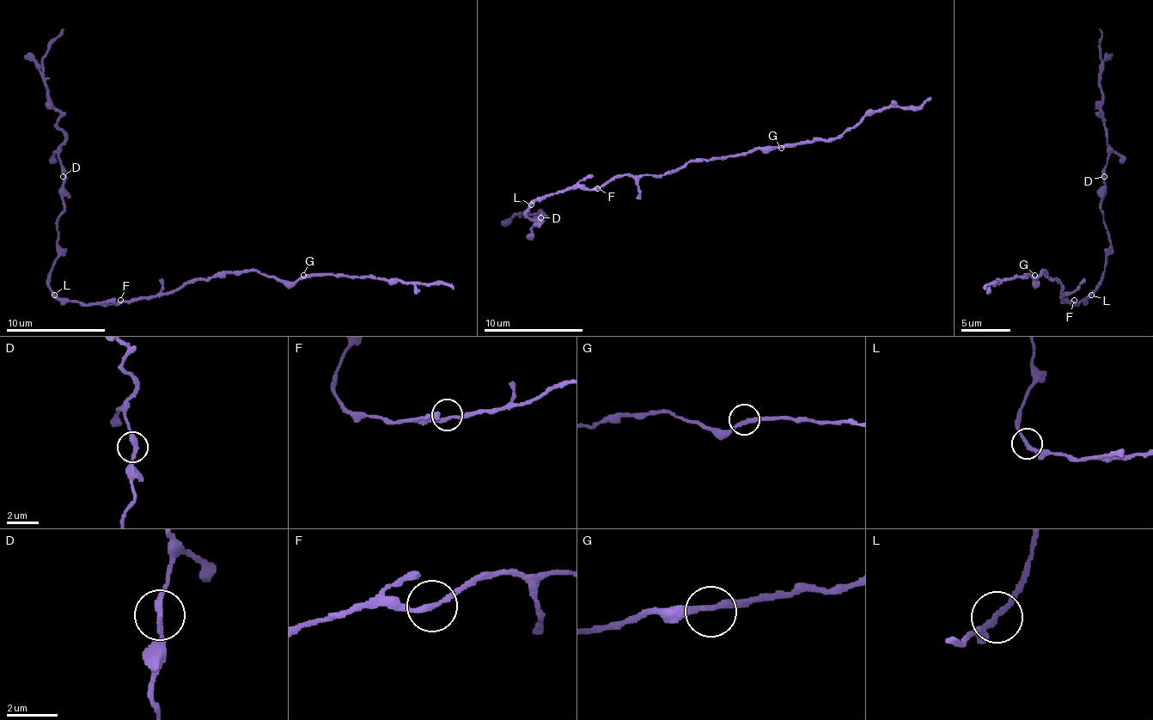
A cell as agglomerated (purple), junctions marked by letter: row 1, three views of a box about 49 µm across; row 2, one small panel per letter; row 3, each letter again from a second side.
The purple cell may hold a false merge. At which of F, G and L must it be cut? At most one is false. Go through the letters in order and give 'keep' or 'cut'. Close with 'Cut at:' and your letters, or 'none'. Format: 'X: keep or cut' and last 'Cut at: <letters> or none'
F: keep
G: keep
L: cut
Cut at: L

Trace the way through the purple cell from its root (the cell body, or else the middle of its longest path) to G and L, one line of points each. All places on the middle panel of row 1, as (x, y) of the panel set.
G: (600, 188), (622, 175), (664, 175), (684, 168), (692, 161), (741, 155), (759, 148), (781, 148)
L: (600, 188), (590, 190), (568, 188), (563, 192), (550, 192), (545, 198), (538, 198), (530, 205)

